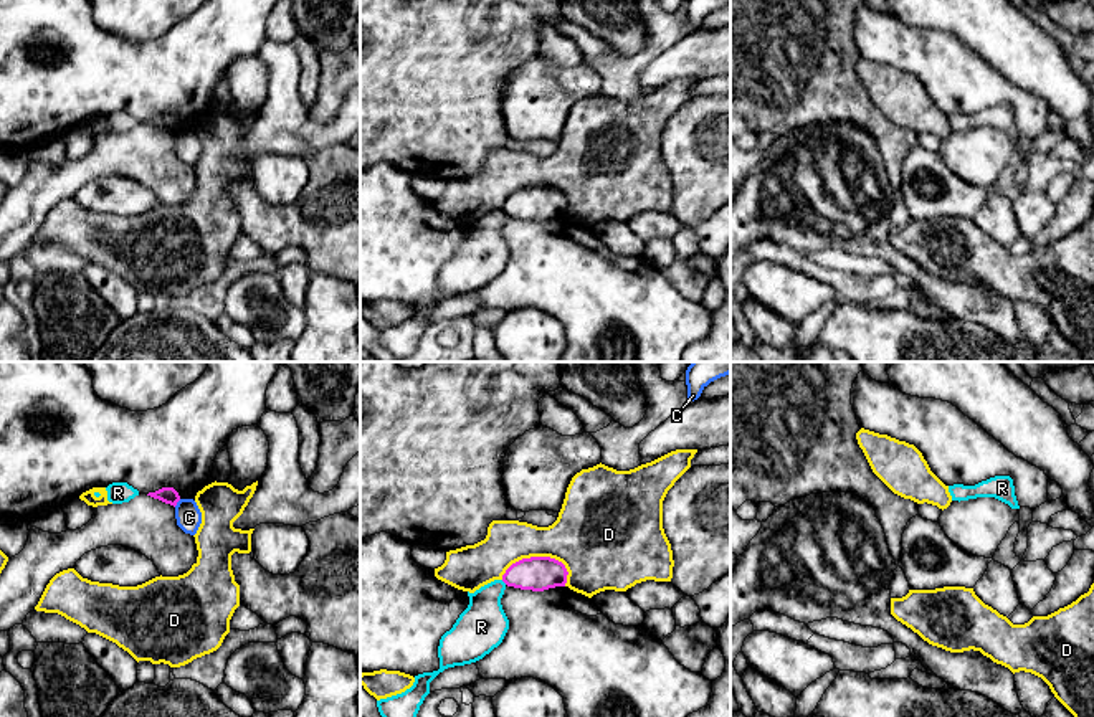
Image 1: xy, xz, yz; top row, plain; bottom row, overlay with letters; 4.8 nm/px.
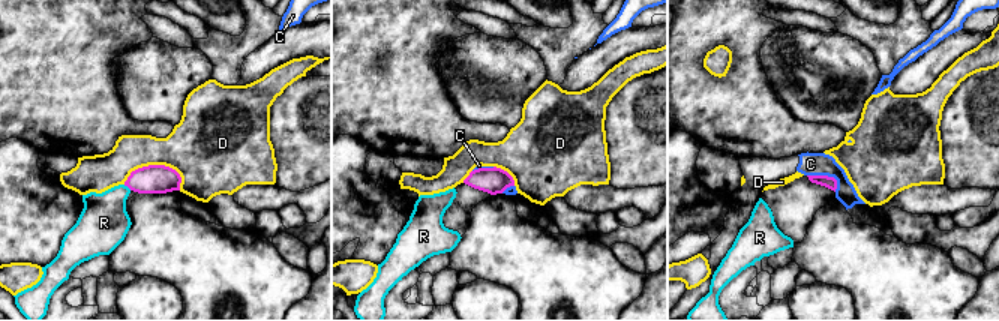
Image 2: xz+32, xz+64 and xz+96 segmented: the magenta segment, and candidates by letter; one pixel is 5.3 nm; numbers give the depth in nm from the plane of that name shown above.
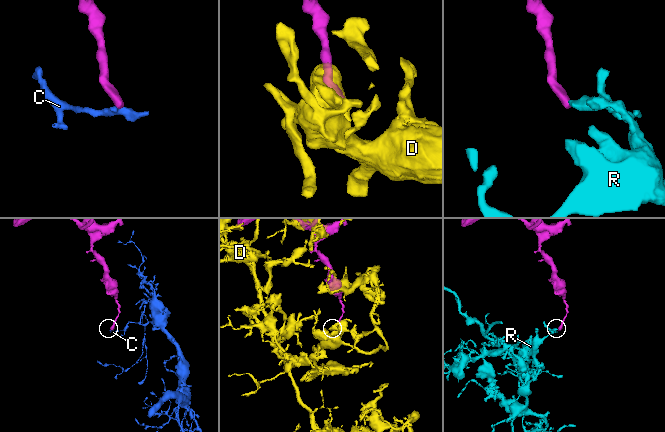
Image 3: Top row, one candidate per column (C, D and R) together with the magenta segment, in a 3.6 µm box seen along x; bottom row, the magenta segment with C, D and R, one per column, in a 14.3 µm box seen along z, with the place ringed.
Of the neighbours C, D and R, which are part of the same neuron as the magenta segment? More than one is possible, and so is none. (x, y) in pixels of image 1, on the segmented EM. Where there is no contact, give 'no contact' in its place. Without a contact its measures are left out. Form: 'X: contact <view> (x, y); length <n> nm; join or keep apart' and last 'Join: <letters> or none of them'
C: contact xy (177, 501); length 50 nm; keep apart
D: contact xz (534, 557); length 340 nm; keep apart
R: contact xz (504, 582); length 40 nm; keep apart
Join: none of them

